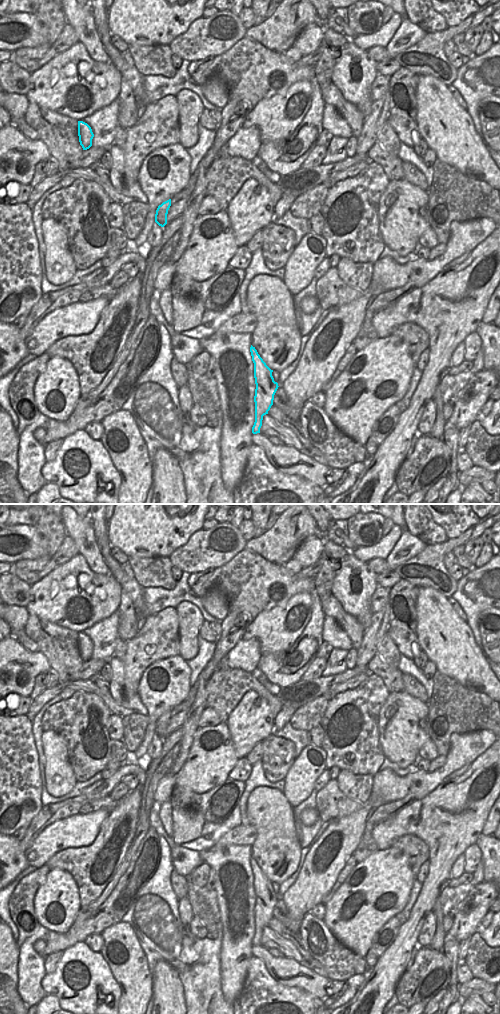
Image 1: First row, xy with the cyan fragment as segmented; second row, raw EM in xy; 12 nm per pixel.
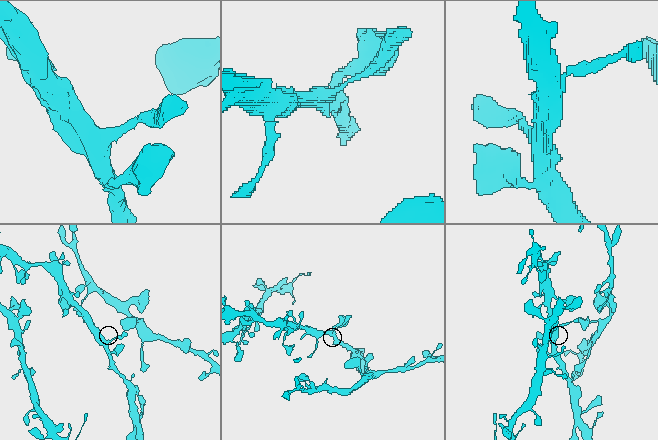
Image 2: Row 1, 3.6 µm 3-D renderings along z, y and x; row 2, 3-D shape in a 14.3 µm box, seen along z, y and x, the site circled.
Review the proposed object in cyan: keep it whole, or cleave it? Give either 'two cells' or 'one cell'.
one cell

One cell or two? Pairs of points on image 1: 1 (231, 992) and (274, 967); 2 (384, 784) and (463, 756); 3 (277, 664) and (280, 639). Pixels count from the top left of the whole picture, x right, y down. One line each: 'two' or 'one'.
1: two
2: one
3: two

